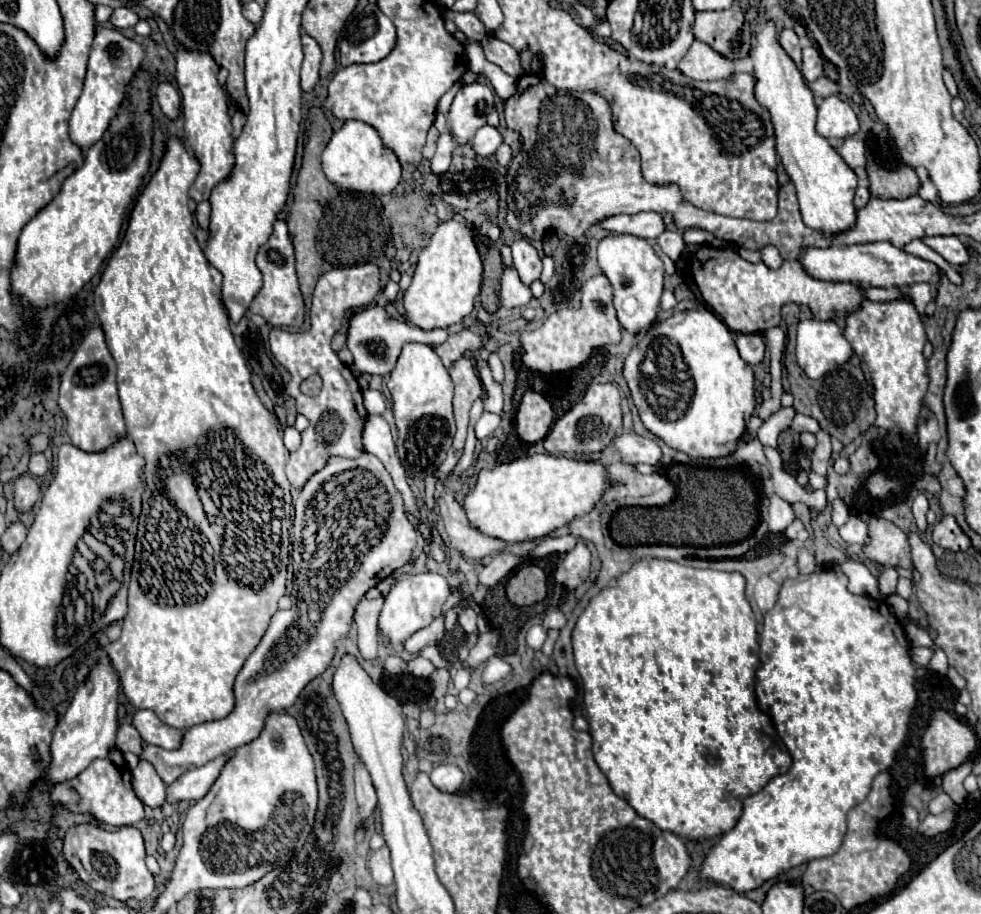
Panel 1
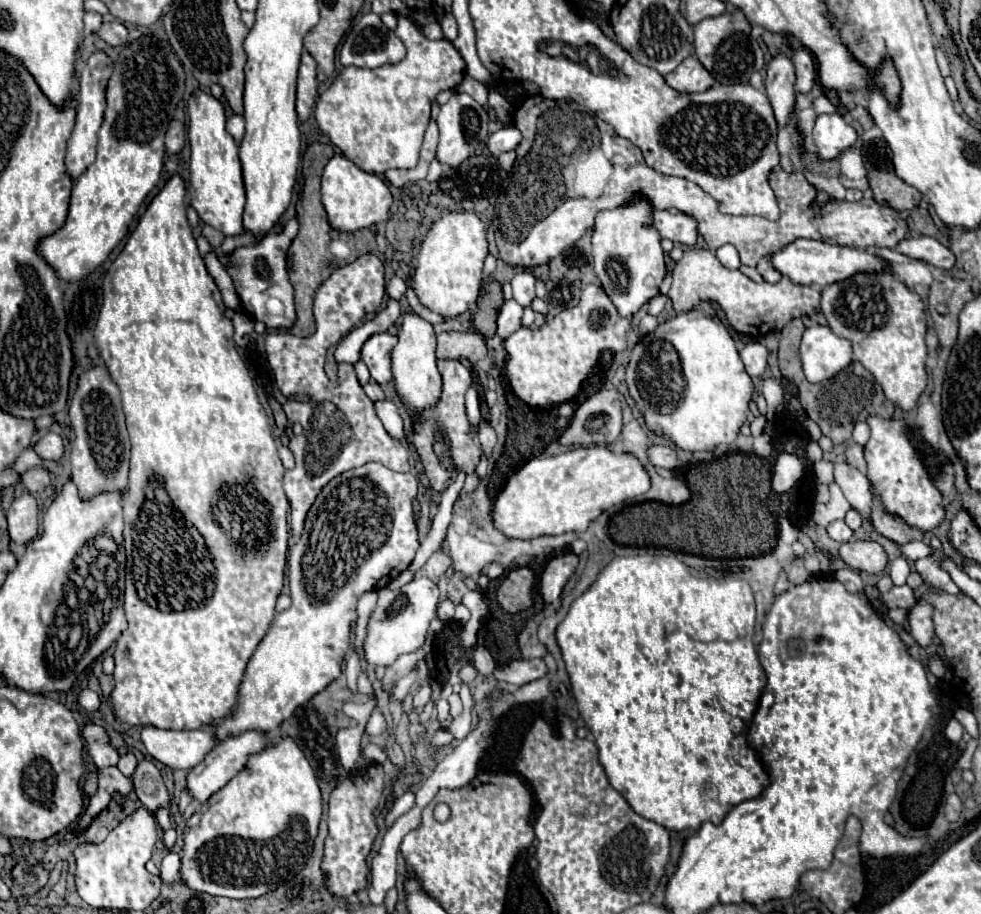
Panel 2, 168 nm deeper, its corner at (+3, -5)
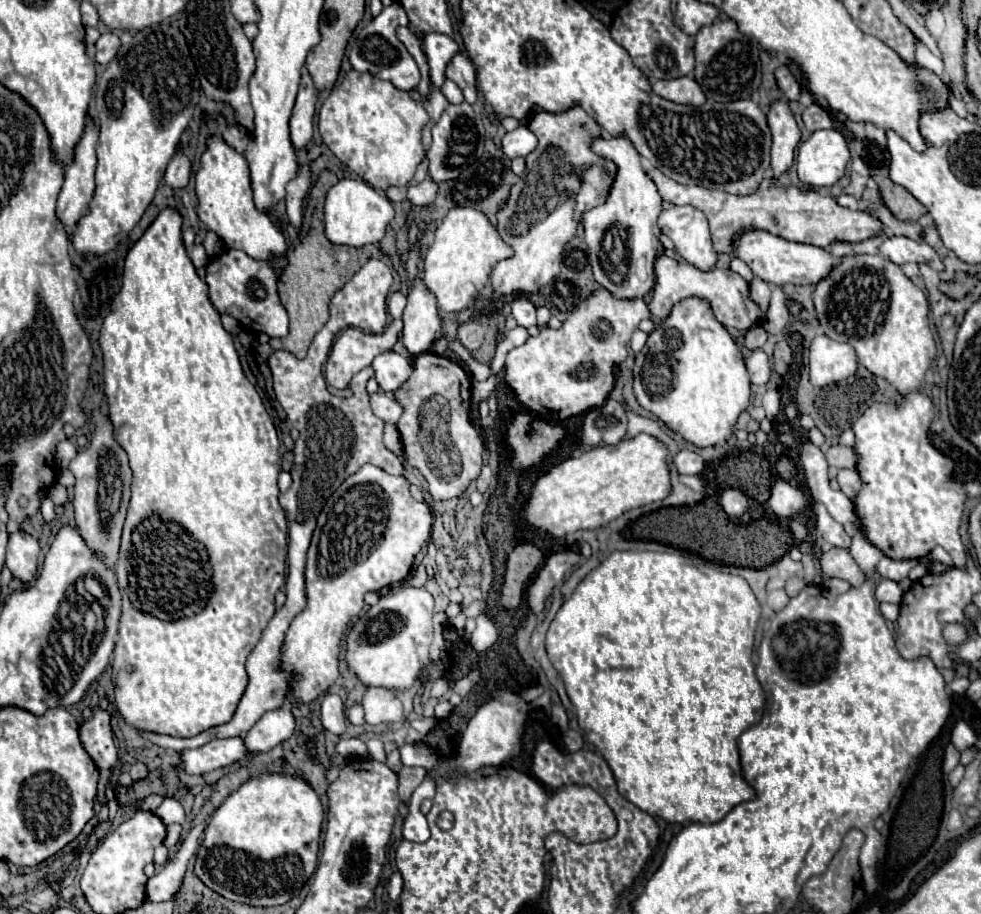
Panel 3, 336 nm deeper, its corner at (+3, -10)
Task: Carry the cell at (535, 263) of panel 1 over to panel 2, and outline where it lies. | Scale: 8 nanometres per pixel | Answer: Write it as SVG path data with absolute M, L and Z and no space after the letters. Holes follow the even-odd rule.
M517 271L515 277L511 279L511 287L513 287L513 299L521 307L529 307L531 301L535 299L535 277L527 271Z

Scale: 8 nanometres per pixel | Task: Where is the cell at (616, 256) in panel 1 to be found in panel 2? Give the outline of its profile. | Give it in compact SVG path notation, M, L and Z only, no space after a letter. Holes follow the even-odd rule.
M635 197L633 201L601 211L595 217L591 239L595 273L623 317L635 315L649 299L653 299L659 293L659 285L667 273L661 237L653 227L653 211L655 209L647 197Z

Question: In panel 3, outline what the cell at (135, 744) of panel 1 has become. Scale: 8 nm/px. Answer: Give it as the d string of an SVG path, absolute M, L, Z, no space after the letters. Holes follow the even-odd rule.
M163 800L161 806L155 810L155 814L165 822L165 824L183 824L185 820L185 812L183 812L183 806L177 802L177 800Z

